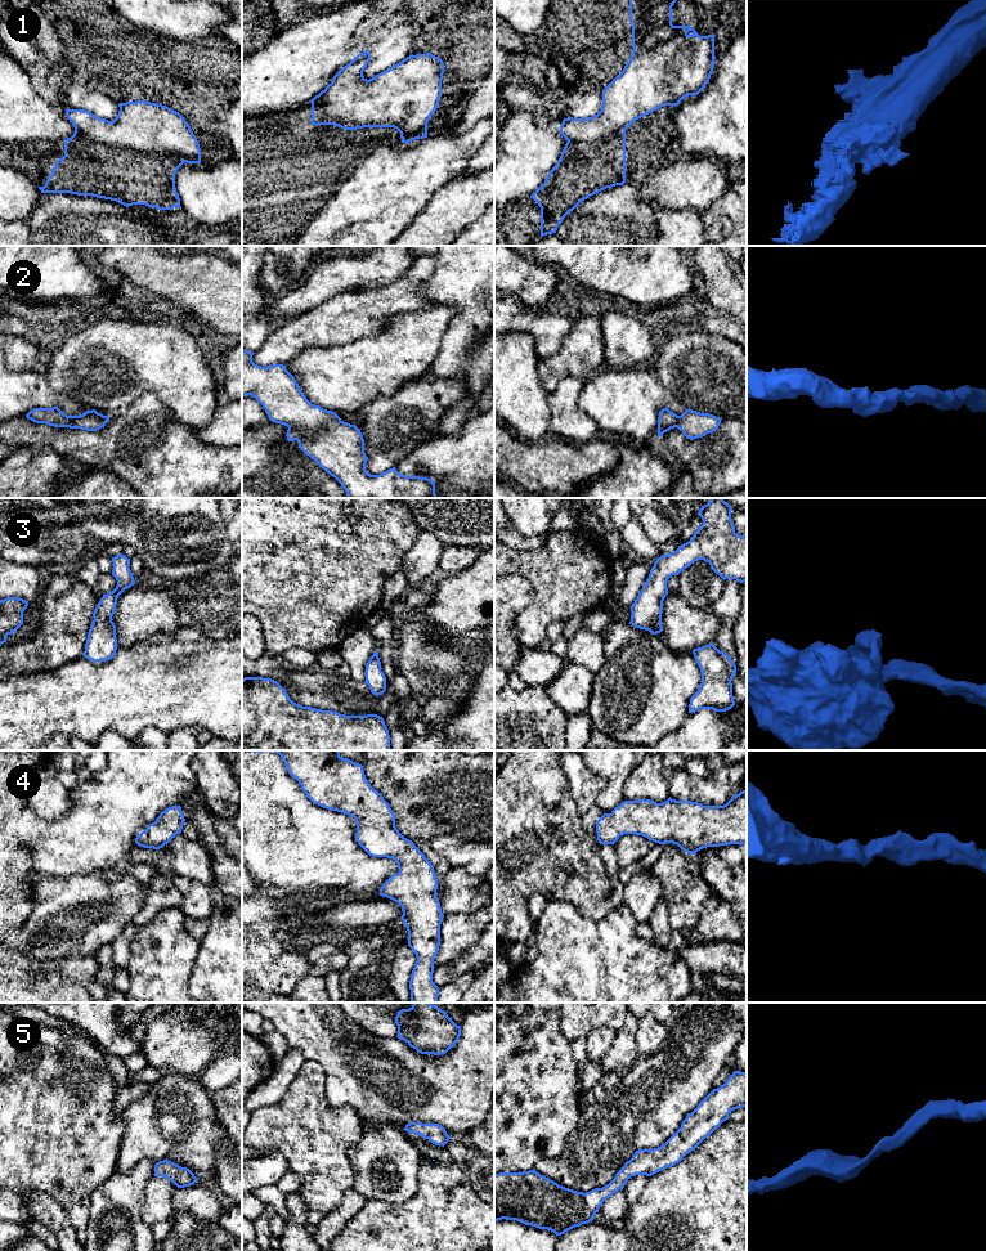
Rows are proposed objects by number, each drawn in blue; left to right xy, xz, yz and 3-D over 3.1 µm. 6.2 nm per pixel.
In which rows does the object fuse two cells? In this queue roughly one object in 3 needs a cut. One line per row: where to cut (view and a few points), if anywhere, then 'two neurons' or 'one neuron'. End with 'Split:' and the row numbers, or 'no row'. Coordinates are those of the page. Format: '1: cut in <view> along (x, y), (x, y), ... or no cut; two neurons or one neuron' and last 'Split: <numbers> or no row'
1: no cut; one neuron
2: no cut; one neuron
3: no cut; one neuron
4: no cut; one neuron
5: no cut; one neuron
Split: no row

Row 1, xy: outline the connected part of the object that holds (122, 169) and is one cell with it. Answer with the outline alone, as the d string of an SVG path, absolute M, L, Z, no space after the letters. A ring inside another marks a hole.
M136 100L120 103L118 107L118 115L113 121L99 118L84 109L66 109L67 118L75 126L75 133L71 138L64 139L64 156L55 162L55 166L51 169L51 175L48 178L45 185L37 185L39 189L41 190L41 193L71 193L77 196L93 196L97 198L116 201L126 207L133 205L145 205L148 207L156 207L158 210L172 210L174 207L180 207L180 198L175 188L175 174L184 162L201 163L200 144L189 124L179 112L157 103Z

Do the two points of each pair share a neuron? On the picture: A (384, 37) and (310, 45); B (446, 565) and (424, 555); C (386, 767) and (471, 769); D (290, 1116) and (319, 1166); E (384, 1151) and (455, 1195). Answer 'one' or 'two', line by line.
A: two
B: two
C: one
D: one
E: two

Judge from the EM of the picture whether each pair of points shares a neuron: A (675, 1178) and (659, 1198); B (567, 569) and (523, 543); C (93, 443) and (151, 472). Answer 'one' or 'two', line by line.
A: one
B: two
C: one

